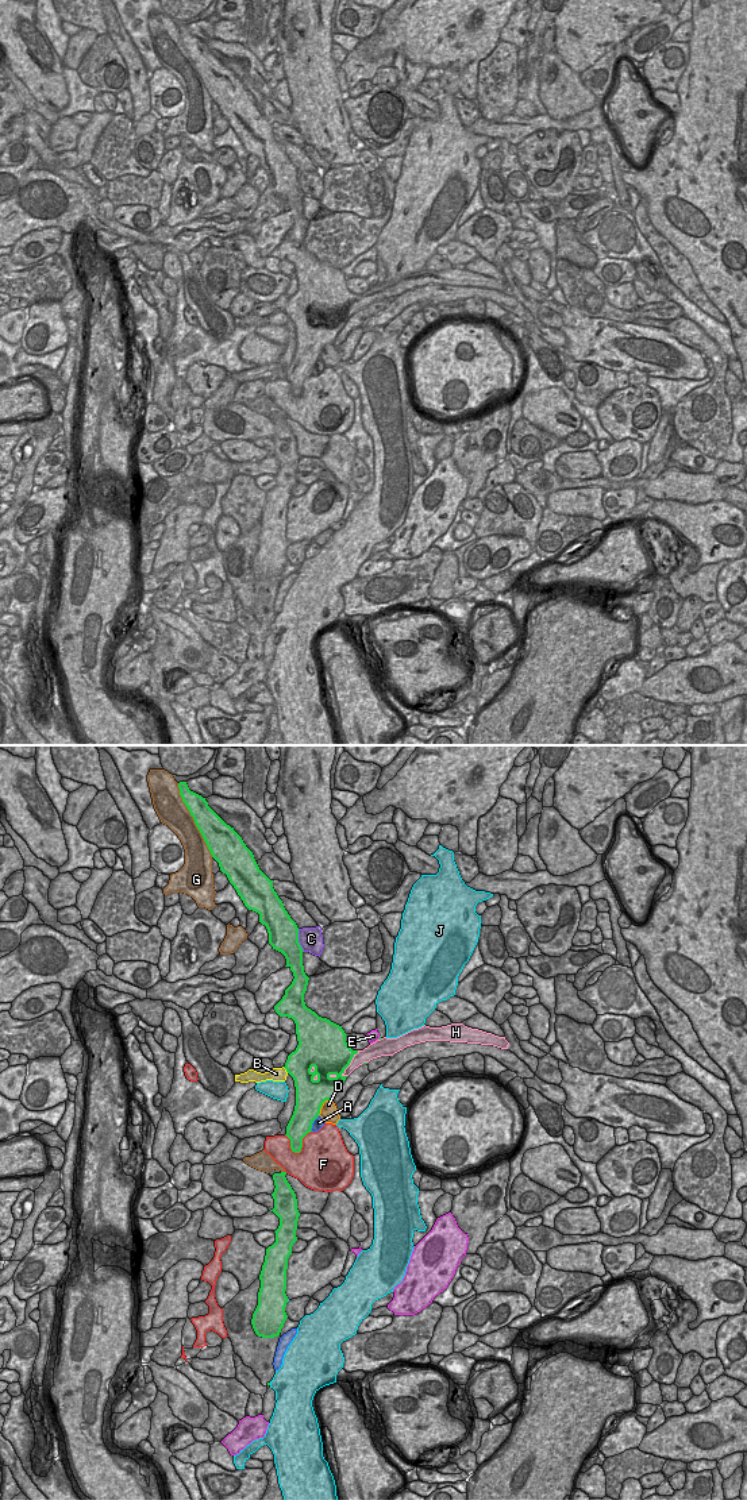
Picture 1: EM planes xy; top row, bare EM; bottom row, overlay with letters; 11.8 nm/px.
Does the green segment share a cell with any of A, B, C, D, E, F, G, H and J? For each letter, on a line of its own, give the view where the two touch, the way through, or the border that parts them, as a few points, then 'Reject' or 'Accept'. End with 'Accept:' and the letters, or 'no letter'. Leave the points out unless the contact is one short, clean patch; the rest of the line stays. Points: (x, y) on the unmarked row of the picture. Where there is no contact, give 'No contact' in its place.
A: Touches green in xy. Reject
B: Touches green in xy. Reject
C: Touches green in xy. Reject
D: Touches green in xy. Boundary: xy (331, 343), (323, 347), (318, 358). Reject
E: Touches green in xy. Boundary: xy (380, 280), (377, 282). Reject
F: Touches green in xy. Reject
G: Touches green in xy. Reject
H: Touches green in xy. Accept
J: No contact. Reject
Accept: H.

